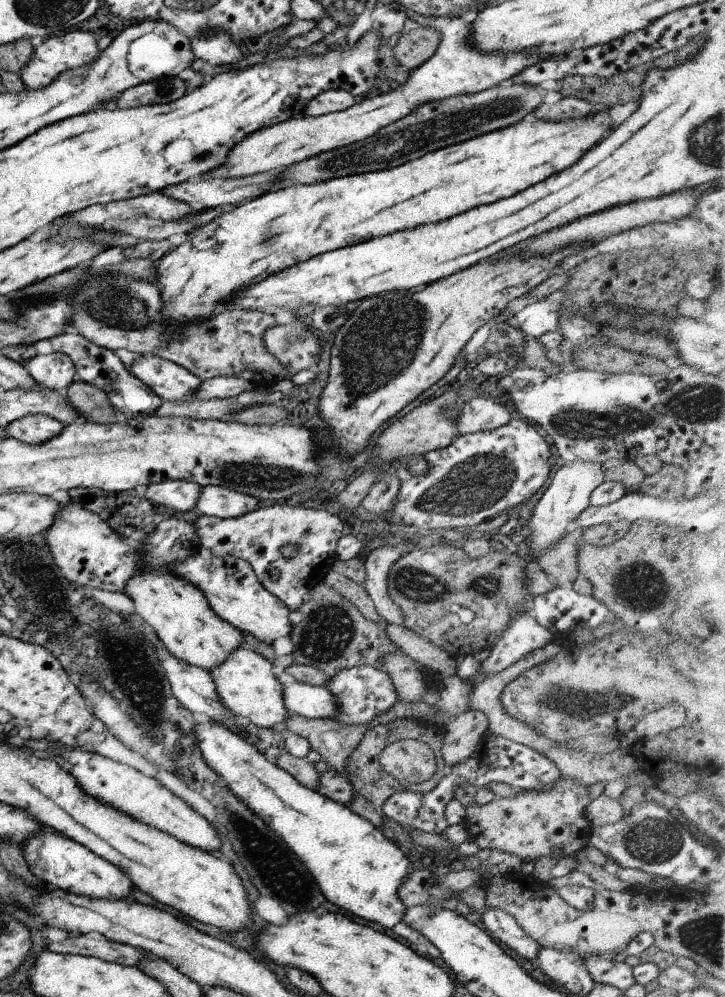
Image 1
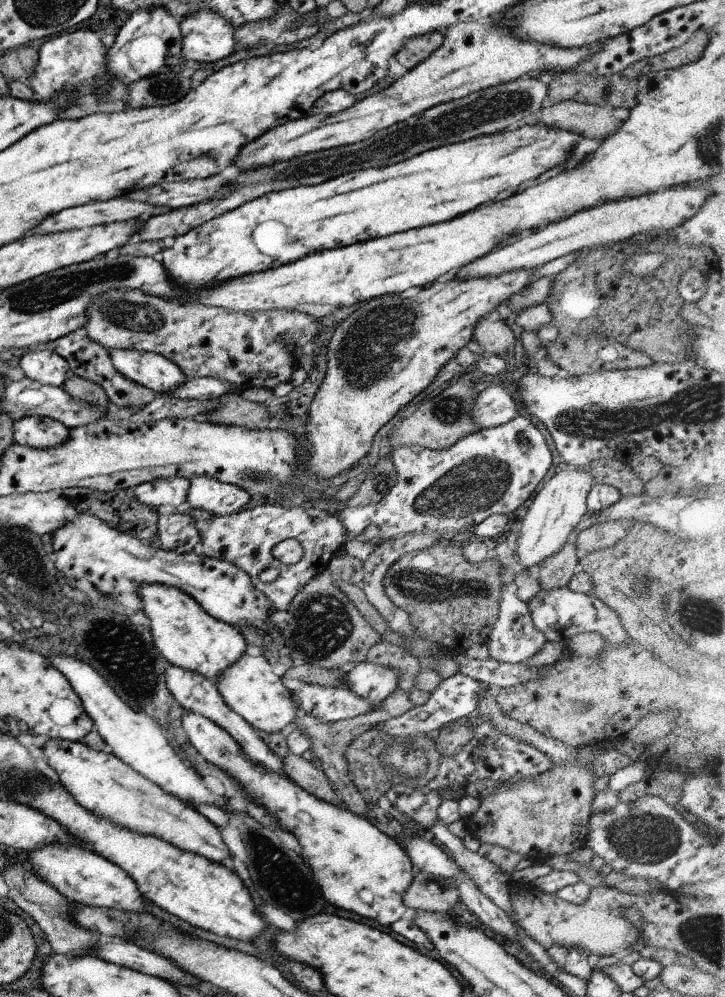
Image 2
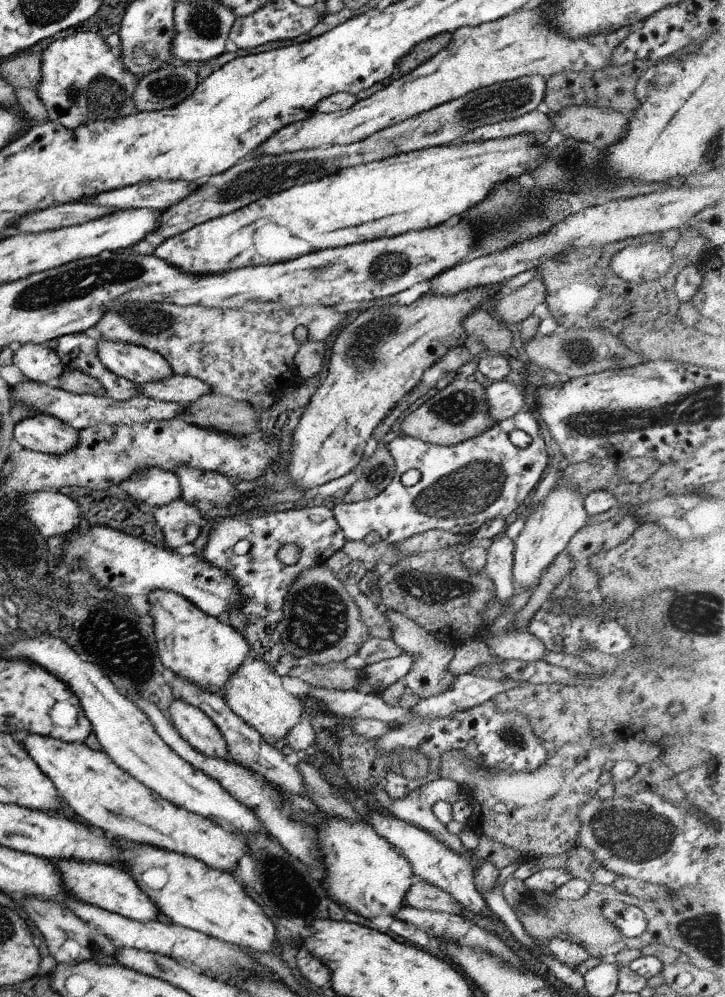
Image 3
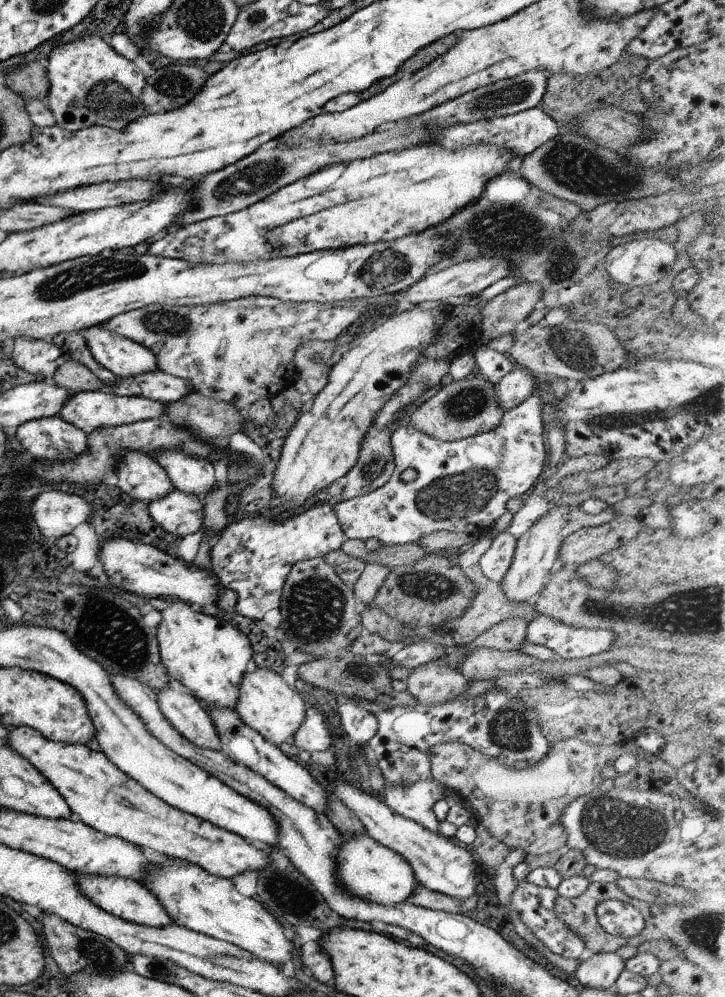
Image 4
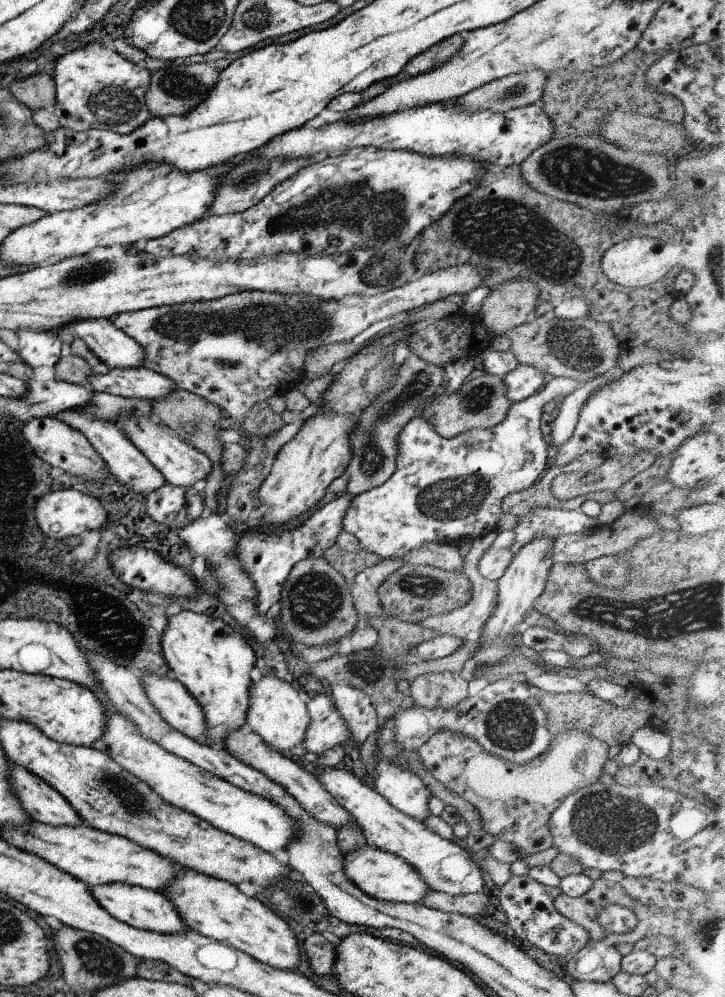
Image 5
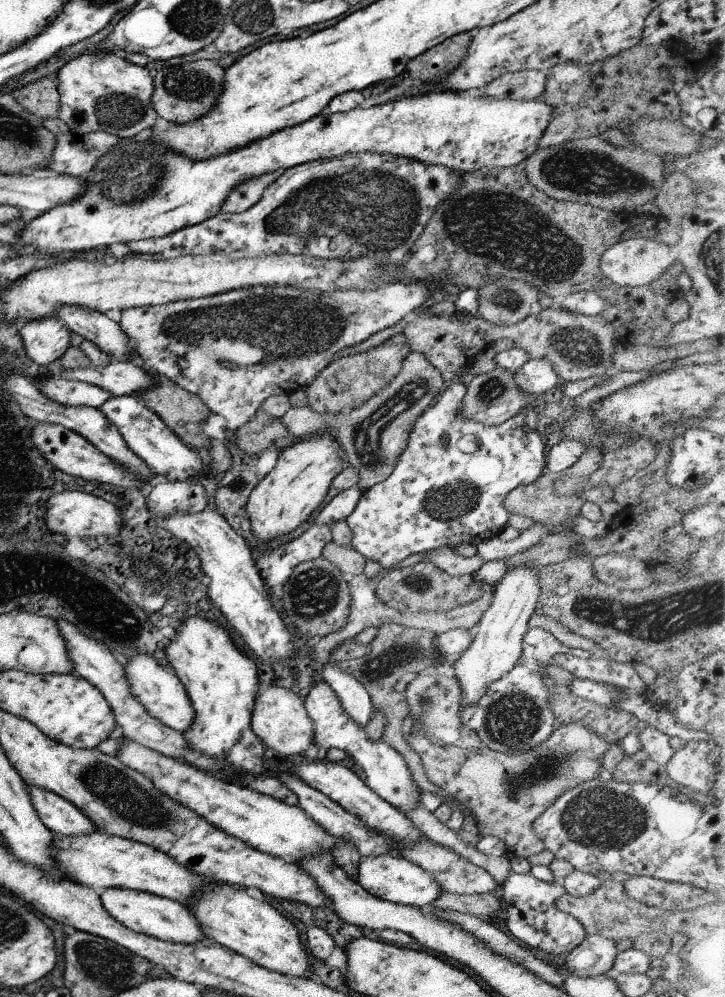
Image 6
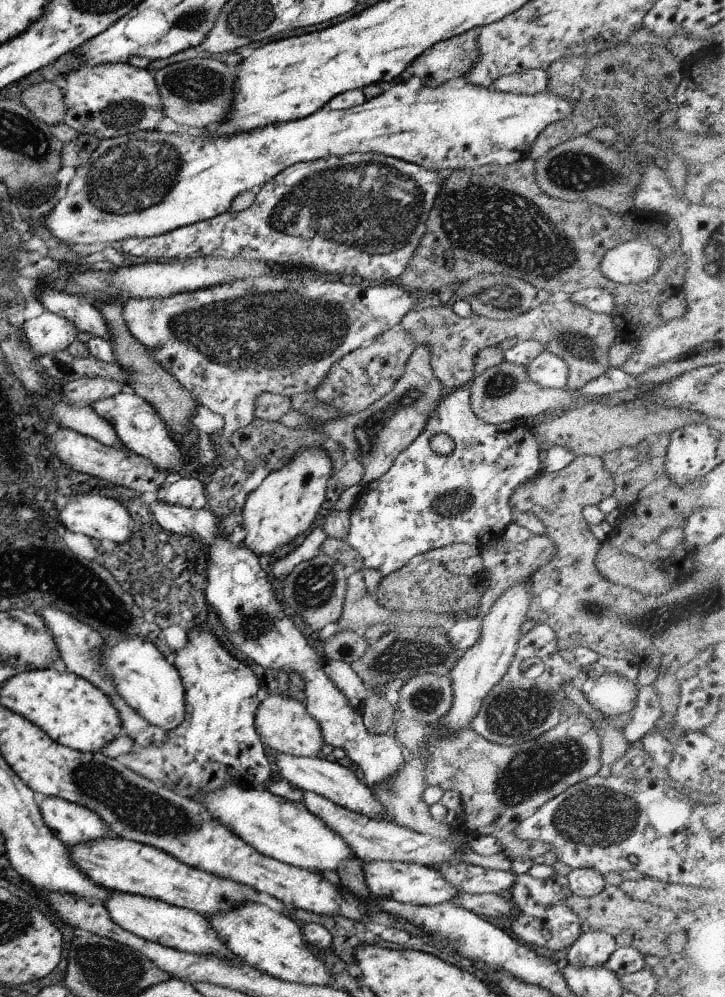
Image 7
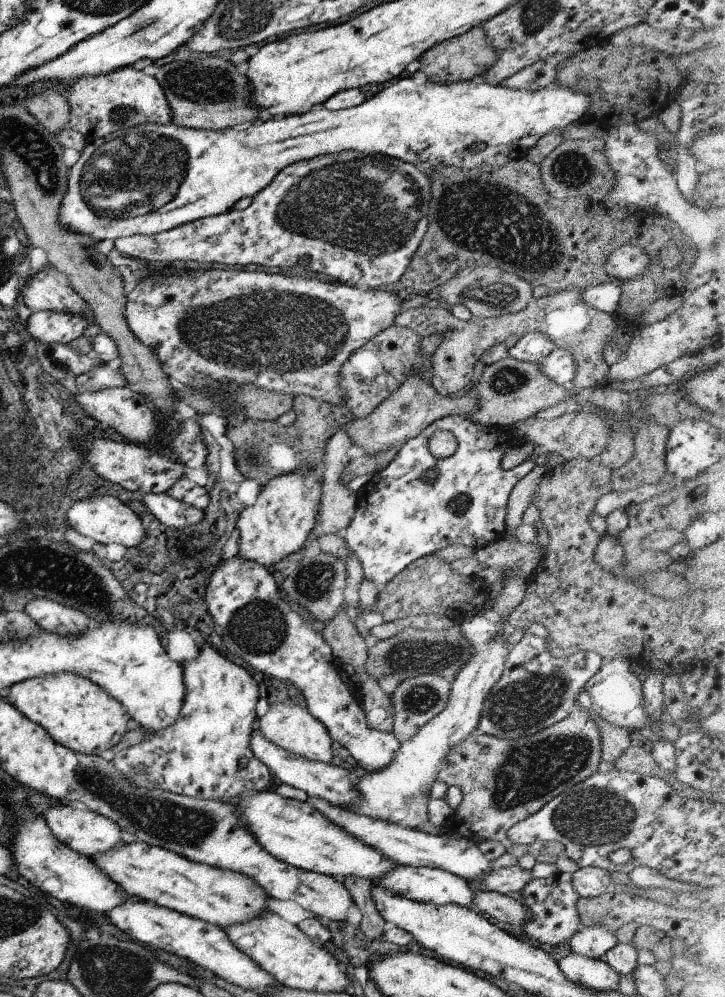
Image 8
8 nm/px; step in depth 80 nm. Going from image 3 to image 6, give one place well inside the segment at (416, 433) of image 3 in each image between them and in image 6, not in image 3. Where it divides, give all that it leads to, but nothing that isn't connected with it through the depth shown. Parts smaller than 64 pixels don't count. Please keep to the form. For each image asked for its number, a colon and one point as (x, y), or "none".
4: (463, 408)
5: (480, 402)
6: (491, 398)

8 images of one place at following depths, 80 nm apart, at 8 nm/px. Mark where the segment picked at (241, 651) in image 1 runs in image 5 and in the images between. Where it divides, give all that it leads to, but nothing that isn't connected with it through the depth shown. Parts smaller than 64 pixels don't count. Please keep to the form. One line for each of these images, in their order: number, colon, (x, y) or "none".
2: (249, 688)
3: (253, 693)
4: (266, 704)
5: (275, 714)

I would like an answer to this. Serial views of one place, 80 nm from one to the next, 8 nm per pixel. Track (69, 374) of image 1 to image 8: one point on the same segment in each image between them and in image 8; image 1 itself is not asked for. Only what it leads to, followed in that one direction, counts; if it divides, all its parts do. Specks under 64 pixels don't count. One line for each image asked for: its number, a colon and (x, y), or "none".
2: (45, 367)
3: (38, 363)
4: (40, 358)
5: (36, 349)
6: (46, 339)
7: (47, 332)
8: (48, 327)

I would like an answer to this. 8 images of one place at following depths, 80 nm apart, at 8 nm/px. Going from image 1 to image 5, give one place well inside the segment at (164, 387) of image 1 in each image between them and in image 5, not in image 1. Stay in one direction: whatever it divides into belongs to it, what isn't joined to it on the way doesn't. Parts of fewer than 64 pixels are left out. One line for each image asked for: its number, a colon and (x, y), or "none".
2: (154, 372)
3: (138, 365)
4: (124, 358)
5: (116, 350)

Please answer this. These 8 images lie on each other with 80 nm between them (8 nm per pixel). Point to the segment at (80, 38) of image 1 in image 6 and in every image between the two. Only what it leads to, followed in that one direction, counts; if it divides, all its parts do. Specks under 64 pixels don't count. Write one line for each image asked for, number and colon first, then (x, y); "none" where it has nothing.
2: (74, 62)
3: (82, 80)
4: (90, 84)
5: (95, 88)
6: (98, 91)

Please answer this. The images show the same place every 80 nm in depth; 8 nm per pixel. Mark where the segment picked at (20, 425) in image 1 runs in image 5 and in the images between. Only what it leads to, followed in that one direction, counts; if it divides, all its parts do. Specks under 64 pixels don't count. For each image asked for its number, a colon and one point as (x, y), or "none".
2: (34, 432)
3: (42, 433)
4: (49, 438)
5: (67, 451)

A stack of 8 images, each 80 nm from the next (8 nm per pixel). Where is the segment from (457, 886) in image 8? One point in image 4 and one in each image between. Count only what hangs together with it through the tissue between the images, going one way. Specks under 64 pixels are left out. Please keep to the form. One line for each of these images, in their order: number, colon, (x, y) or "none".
4: (365, 869)
5: (379, 874)
6: (392, 878)
7: (407, 883)

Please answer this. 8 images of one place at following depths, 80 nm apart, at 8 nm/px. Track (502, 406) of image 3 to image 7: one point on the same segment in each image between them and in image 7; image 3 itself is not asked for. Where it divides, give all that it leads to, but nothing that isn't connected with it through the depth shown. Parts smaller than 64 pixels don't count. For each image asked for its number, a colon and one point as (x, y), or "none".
4: (514, 388)
5: (523, 381)
6: (536, 377)
7: (548, 370)

